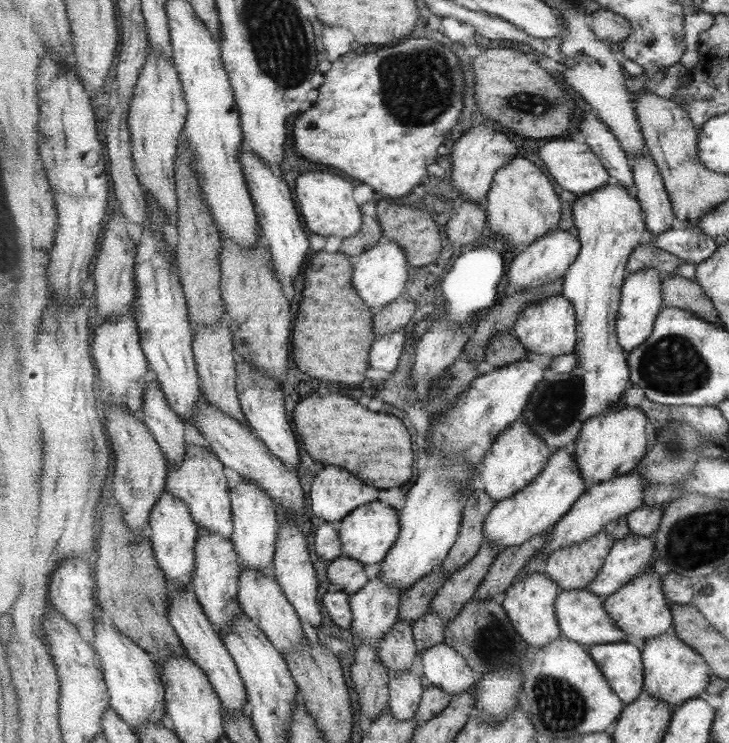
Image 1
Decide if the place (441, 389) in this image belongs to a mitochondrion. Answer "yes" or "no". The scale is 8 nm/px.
yes

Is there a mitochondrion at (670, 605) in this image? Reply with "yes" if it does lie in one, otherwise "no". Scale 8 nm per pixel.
no

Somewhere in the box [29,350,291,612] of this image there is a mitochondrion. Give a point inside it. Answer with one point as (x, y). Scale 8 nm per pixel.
(95, 456)

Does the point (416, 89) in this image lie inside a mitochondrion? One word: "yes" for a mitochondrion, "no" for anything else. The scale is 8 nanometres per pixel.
yes

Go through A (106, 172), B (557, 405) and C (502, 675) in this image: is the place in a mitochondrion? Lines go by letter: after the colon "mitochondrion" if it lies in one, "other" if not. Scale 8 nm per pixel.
A: other
B: mitochondrion
C: other

